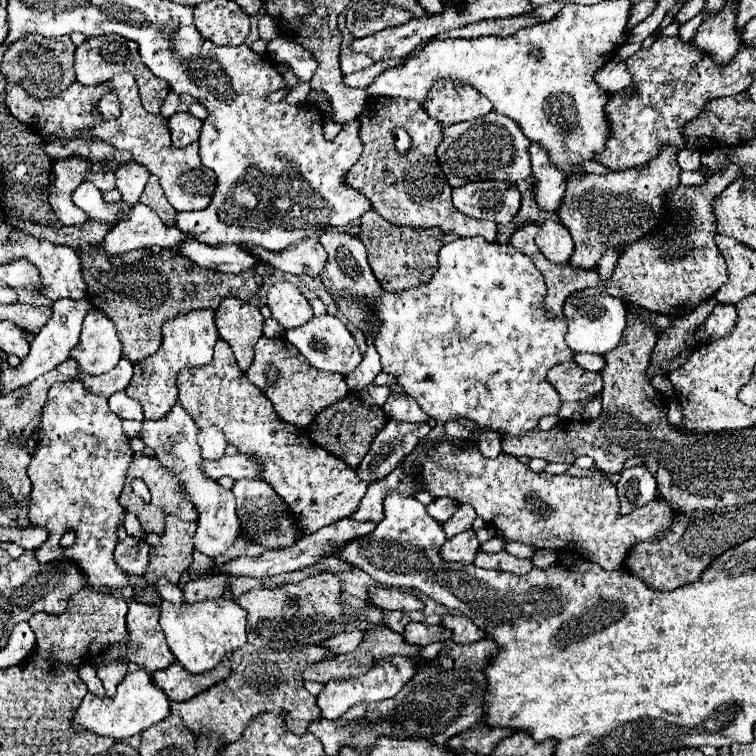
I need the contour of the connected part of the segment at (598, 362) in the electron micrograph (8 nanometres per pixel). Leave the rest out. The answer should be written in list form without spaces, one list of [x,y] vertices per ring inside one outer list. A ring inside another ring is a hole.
[[[575,354],[575,360],[579,366],[591,372],[601,372],[601,368],[605,368],[605,358],[599,354]]]

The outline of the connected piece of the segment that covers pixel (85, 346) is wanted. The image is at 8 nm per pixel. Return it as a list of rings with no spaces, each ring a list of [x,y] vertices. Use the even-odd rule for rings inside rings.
[[[93,308],[85,316],[83,332],[81,332],[81,338],[79,338],[77,348],[71,352],[71,358],[79,362],[79,368],[85,374],[105,374],[109,368],[115,368],[117,366],[117,362],[121,360],[121,342],[117,338],[117,330],[115,330],[113,322],[103,312],[97,312]]]

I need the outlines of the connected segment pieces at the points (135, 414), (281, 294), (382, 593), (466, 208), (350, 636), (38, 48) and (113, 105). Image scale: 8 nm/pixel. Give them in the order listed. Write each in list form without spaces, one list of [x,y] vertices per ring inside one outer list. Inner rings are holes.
[[[125,390],[113,394],[109,398],[109,406],[111,410],[119,416],[119,418],[127,418],[127,420],[143,420],[143,410],[141,404],[133,398],[129,398],[125,394]]]
[[[279,282],[269,288],[267,304],[271,308],[271,316],[283,328],[297,328],[313,318],[313,308],[309,300],[301,294],[299,286],[291,282]]]
[[[381,586],[371,588],[369,602],[373,606],[377,606],[377,608],[383,608],[383,610],[401,610],[405,614],[423,612],[425,610],[423,600],[419,600],[411,592],[397,590],[397,588],[381,588]]]
[[[503,180],[469,182],[453,190],[453,204],[465,216],[507,224],[521,208],[521,194],[515,184]]]
[[[353,630],[353,632],[343,632],[343,634],[327,640],[325,646],[331,650],[331,656],[337,656],[337,654],[357,650],[361,646],[361,640],[365,640],[365,632]]]
[[[23,36],[15,44],[11,44],[5,52],[1,74],[7,78],[9,84],[21,84],[29,96],[37,96],[39,100],[47,100],[53,96],[59,96],[65,92],[65,88],[73,82],[75,78],[75,68],[73,68],[73,54],[75,54],[75,44],[71,42],[69,36],[59,36],[59,38],[43,38],[43,36]]]
[[[107,92],[105,100],[97,102],[97,114],[103,120],[115,120],[117,116],[121,116],[121,108],[117,104],[117,94],[115,92]]]

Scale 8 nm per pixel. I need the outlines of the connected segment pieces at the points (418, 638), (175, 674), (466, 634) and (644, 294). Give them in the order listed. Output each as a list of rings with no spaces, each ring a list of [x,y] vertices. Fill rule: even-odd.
[[[409,622],[405,632],[403,632],[403,638],[409,644],[415,644],[415,646],[427,646],[431,642],[445,644],[449,640],[449,634],[443,626],[429,626],[429,624],[423,624],[423,622]]]
[[[225,658],[217,664],[217,668],[203,672],[203,674],[191,674],[181,664],[173,662],[169,668],[153,672],[153,682],[165,690],[171,702],[185,702],[199,692],[209,690],[217,682],[231,676],[231,660]]]
[[[443,616],[443,626],[453,630],[453,642],[457,644],[471,644],[483,640],[487,636],[485,630],[477,628],[467,616]]]
[[[729,164],[723,172],[707,172],[707,168],[703,168],[701,172],[709,178],[707,184],[699,188],[679,186],[677,190],[671,190],[669,224],[663,226],[657,236],[649,236],[649,240],[645,238],[625,248],[611,276],[609,294],[615,298],[627,298],[649,312],[665,316],[687,316],[697,304],[715,296],[715,292],[729,282],[729,272],[713,242],[715,216],[711,200],[735,180],[739,174],[737,170],[735,164]]]

